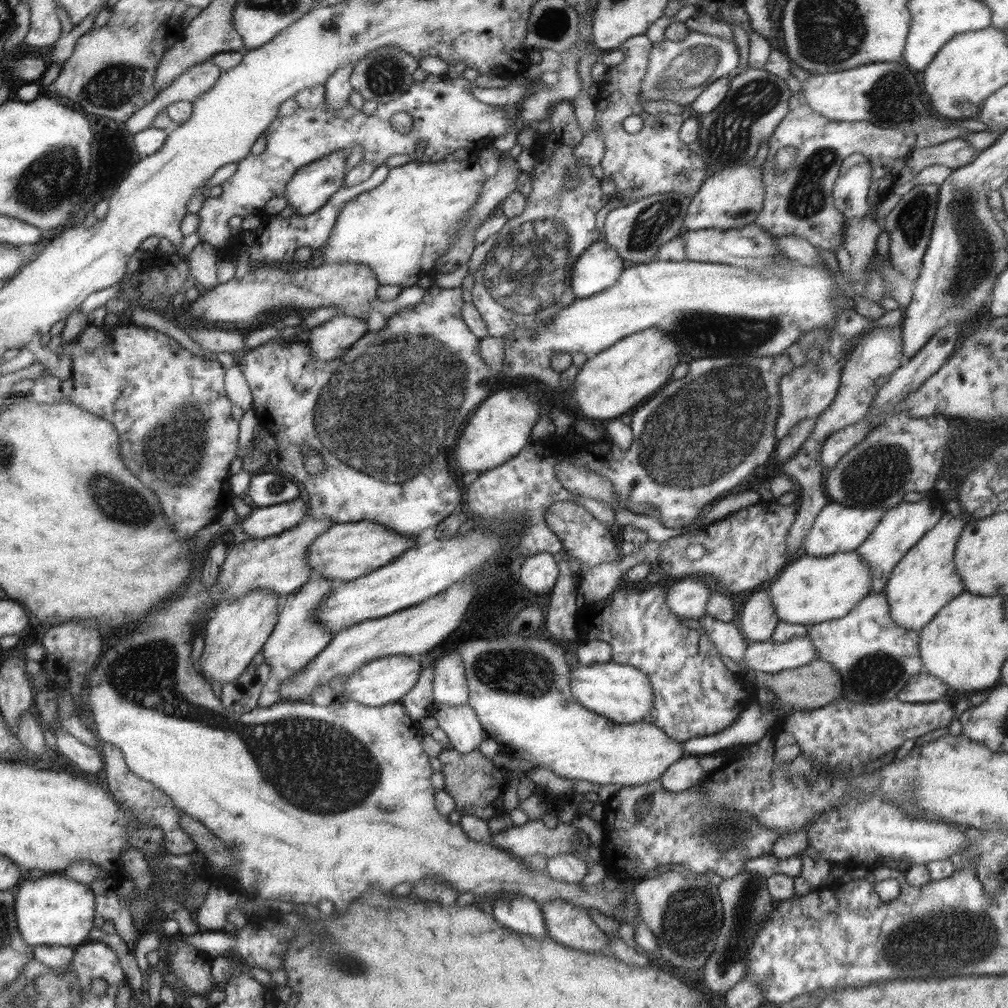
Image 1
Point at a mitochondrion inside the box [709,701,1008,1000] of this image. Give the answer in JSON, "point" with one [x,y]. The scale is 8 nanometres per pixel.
{"point":[913,945]}

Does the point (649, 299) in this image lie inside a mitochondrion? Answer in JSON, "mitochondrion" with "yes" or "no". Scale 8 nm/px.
{"mitochondrion":"no"}

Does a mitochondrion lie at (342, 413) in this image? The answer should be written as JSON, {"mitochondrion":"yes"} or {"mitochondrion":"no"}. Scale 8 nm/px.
{"mitochondrion":"yes"}

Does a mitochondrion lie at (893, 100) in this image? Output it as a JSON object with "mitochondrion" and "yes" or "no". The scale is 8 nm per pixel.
{"mitochondrion":"yes"}

